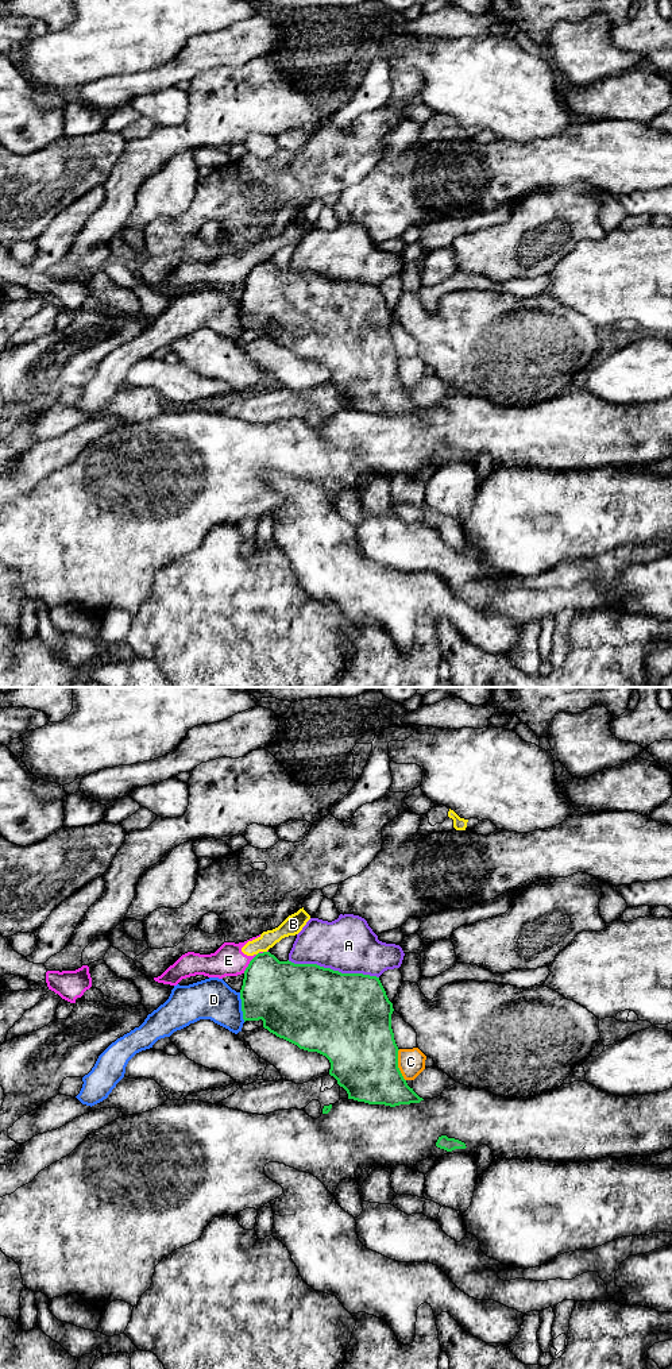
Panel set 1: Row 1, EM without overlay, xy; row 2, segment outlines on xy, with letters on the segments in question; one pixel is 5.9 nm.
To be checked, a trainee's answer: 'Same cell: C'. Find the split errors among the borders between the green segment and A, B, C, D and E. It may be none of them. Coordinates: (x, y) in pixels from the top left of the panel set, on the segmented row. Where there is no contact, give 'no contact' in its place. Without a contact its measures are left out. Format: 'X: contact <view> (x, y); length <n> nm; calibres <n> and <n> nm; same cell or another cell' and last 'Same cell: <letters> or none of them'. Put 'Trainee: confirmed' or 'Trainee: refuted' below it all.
A: contact xy (332, 970); length 550 nm; calibres 500 and 320 nm; another cell
B: contact xy (265, 952); length 30 nm; calibres 380 and 110 nm; another cell
C: contact xy (397, 1065); length 200 nm; calibres 420 and 160 nm; another cell
D: contact xy (242, 1007); length 180 nm; calibres 380 and 240 nm; another cell
E: contact xy (248, 964); length 140 nm; calibres 380 and 190 nm; another cell
Same cell: none of them
Trainee: refuted

